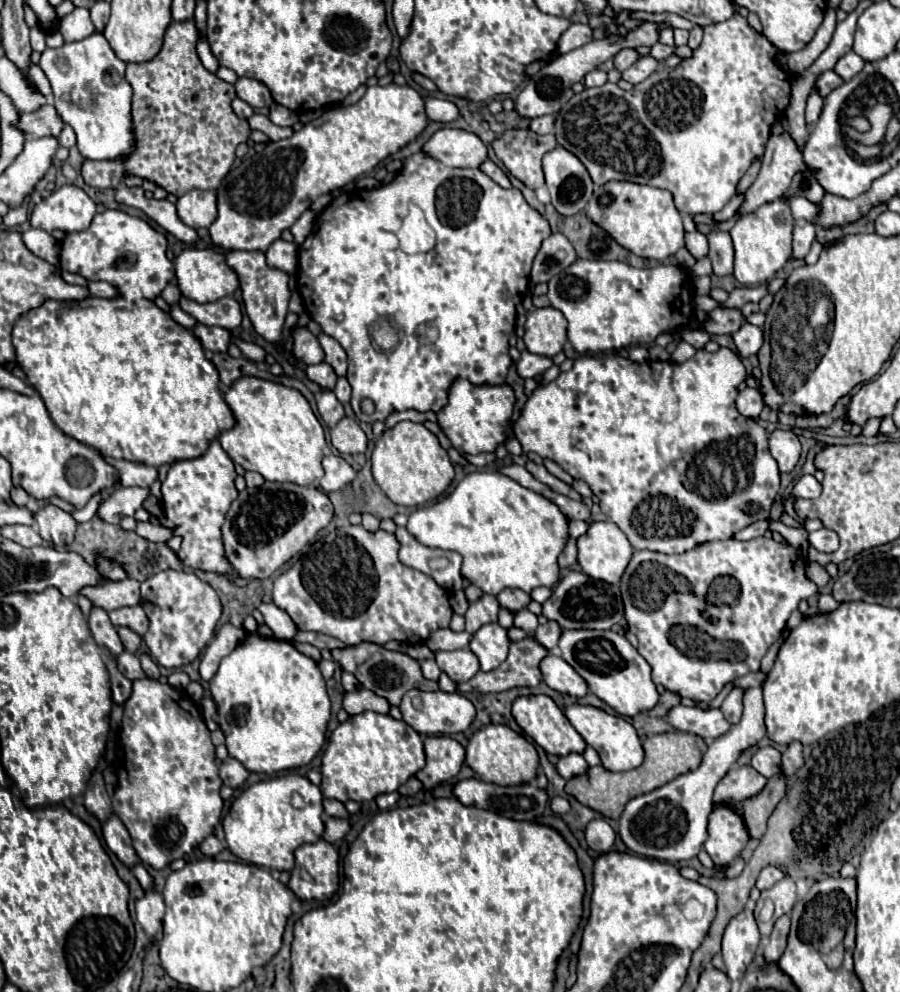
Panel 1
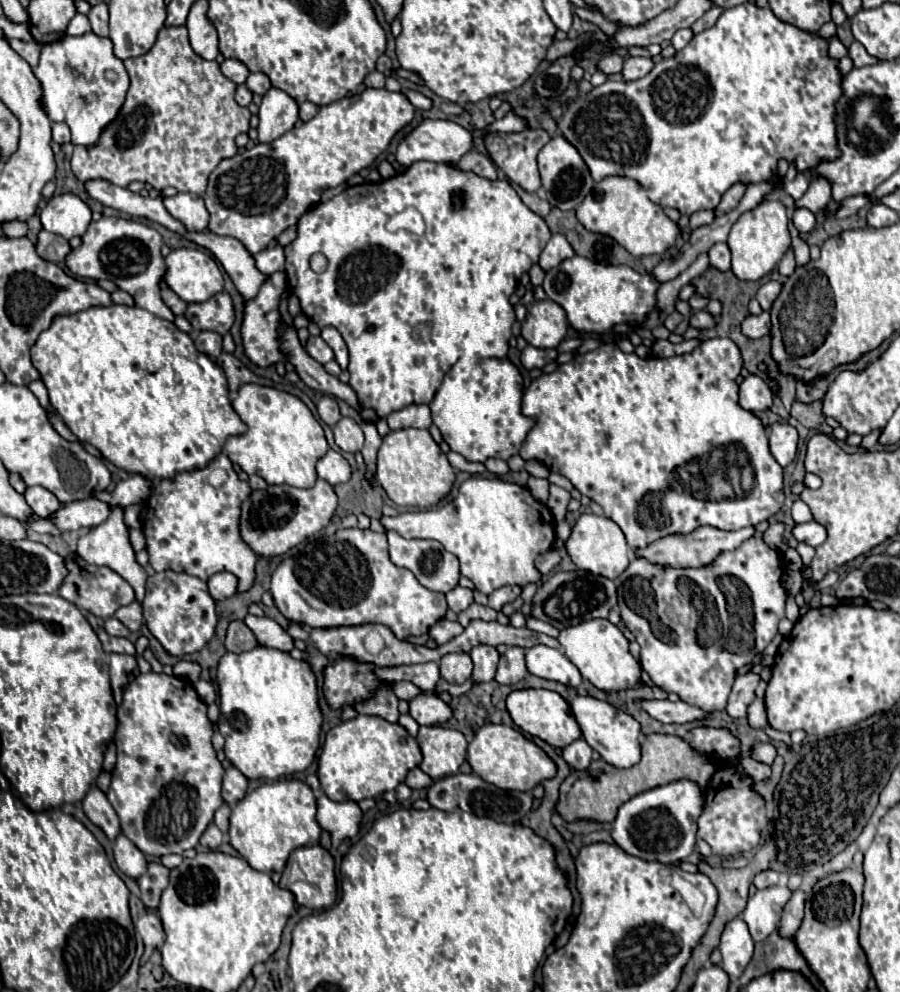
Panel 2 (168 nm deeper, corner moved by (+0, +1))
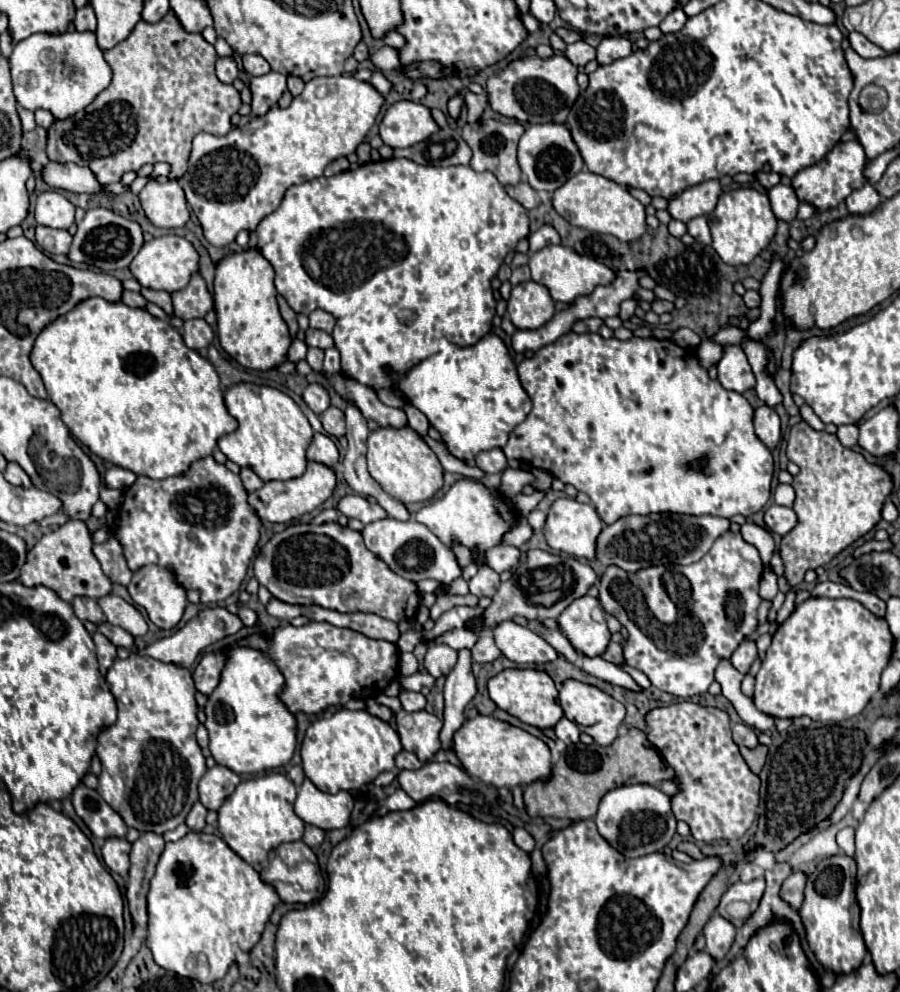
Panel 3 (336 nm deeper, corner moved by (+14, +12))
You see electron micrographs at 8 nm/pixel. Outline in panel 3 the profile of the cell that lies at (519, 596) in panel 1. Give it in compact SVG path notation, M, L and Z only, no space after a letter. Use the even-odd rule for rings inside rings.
M485 566L485 568L479 568L479 572L469 580L469 590L477 598L481 598L481 596L493 596L497 592L499 584L501 584L499 574L495 570L491 570L489 566Z

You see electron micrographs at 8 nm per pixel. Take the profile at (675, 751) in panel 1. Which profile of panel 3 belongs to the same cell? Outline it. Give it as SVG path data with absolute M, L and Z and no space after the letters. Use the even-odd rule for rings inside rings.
M639 728L627 730L609 748L599 744L573 744L559 756L555 770L547 780L535 780L525 786L525 806L529 816L553 816L569 820L585 820L595 816L599 800L605 792L625 784L659 784L675 776L675 770L661 758L657 748L649 742L647 732Z

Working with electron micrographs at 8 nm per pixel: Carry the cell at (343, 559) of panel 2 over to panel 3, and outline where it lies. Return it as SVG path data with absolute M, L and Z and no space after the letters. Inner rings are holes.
M337 522L285 528L259 550L253 568L259 584L287 604L315 604L337 612L373 612L391 622L409 620L419 608L417 584L397 576L379 556L369 552L361 532Z

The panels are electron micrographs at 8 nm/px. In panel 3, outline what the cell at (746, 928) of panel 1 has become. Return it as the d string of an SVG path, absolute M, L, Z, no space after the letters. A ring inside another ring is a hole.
M715 912L709 922L703 928L705 940L707 940L707 952L715 958L715 960L723 960L725 954L729 952L733 940L735 940L735 928L733 924L729 924L729 920L725 920L719 912Z

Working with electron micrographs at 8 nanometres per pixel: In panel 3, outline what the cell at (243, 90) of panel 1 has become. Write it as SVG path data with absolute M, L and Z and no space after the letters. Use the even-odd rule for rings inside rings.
M245 54L241 58L241 62L243 62L245 72L251 74L251 76L263 76L263 74L267 74L271 70L269 64L261 56L249 56L249 54Z

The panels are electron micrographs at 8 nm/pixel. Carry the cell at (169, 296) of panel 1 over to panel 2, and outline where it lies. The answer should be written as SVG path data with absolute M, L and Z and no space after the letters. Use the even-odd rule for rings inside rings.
M161 285L161 299L173 311L173 315L183 315L187 309L187 303L183 299L179 299L167 285Z

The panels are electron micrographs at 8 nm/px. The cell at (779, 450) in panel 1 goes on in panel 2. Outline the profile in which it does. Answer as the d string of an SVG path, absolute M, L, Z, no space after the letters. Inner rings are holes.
M773 423L769 433L771 453L781 467L787 467L797 453L797 431L789 423Z

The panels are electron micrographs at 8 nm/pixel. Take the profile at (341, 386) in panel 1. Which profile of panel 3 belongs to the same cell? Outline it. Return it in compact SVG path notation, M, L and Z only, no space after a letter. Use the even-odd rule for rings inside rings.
M335 348L325 350L325 362L323 362L323 370L327 374L339 374L341 366L339 366L339 352Z

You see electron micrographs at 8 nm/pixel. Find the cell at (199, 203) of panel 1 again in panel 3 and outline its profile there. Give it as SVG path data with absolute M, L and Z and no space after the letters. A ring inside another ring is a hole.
M149 180L139 194L147 218L159 228L179 228L189 222L189 208L185 192L179 182Z

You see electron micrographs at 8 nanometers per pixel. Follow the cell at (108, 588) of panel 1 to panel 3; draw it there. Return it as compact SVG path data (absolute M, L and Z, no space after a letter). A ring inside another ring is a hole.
M71 520L51 534L43 536L31 550L25 568L21 568L21 584L25 586L47 586L55 590L65 602L73 602L75 596L101 598L111 594L113 582L101 570L99 560L93 554L93 542L89 540L89 530L85 522Z

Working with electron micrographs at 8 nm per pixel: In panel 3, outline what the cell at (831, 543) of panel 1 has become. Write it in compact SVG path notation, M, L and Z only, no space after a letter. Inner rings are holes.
M773 504L765 512L765 524L767 524L767 528L771 532L777 532L777 534L785 536L797 526L797 514L795 514L793 508L785 508L785 506Z

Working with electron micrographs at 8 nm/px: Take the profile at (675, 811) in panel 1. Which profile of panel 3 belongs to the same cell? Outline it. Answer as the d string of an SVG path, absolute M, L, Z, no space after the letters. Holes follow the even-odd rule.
M631 784L609 790L601 798L595 824L599 834L627 858L661 852L671 842L677 828L677 820L671 812L671 798L661 790L661 786L651 784Z

